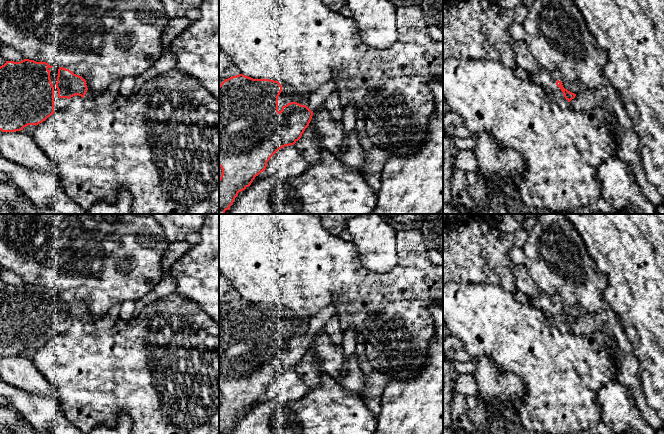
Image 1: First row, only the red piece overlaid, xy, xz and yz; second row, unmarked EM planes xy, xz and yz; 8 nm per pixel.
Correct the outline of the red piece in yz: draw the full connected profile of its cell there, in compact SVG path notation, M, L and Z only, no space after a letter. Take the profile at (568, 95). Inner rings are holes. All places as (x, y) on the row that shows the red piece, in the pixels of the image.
M557 80L555 85L548 82L543 82L543 88L561 108L566 108L569 107L569 102L575 98L576 94L565 89L562 84L563 83L559 80Z

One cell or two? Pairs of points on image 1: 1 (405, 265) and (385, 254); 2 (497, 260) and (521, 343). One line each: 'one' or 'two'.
1: two
2: two

